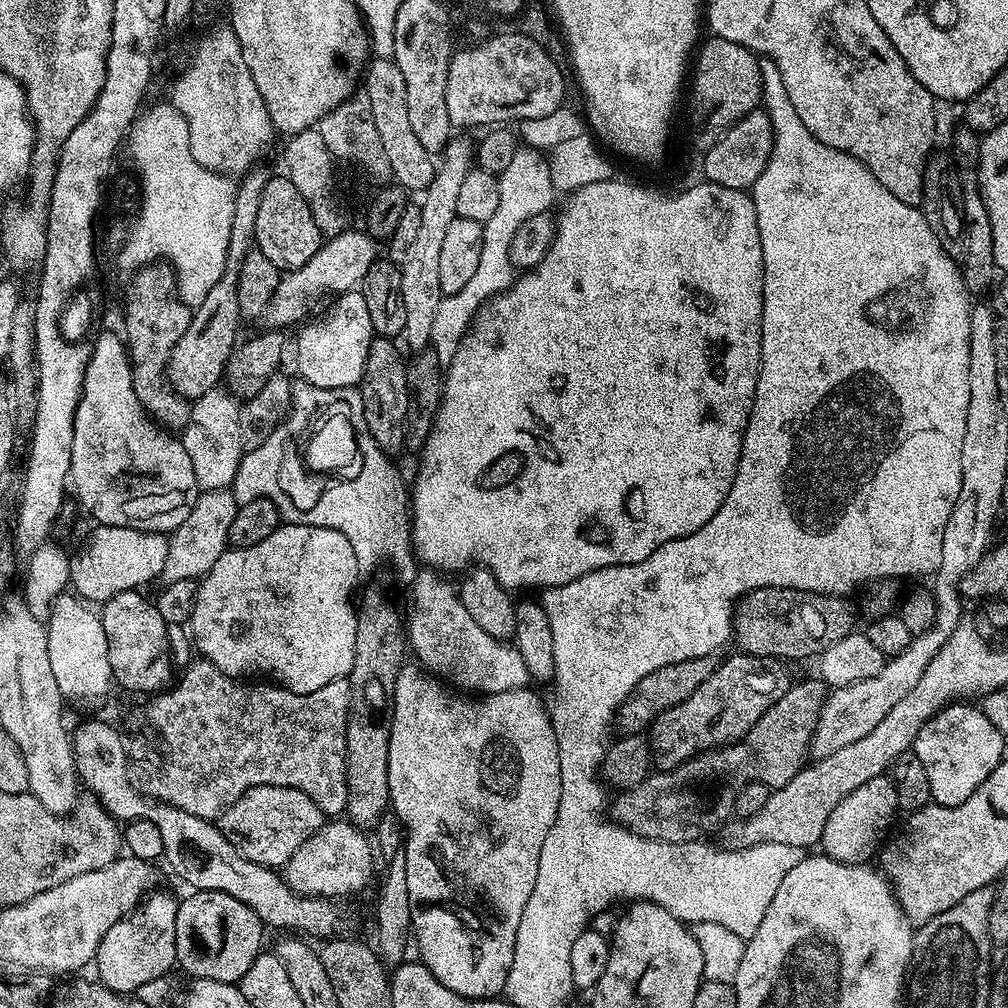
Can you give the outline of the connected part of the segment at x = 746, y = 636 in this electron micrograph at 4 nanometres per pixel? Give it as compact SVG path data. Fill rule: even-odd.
M759 588L740 597L732 618L734 644L750 656L774 656L778 660L819 657L838 638L846 638L857 627L851 599L793 588Z

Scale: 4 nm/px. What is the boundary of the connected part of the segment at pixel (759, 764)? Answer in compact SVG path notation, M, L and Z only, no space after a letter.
M813 678L813 680L804 680L801 682L794 682L786 690L786 694L782 694L782 698L778 698L778 702L774 702L774 706L770 706L770 710L766 710L766 714L762 714L762 718L758 718L758 722L754 722L754 726L741 740L735 740L732 744L725 744L722 748L711 748L709 752L699 752L698 755L690 757L686 762L682 762L676 768L667 770L653 771L642 782L638 782L638 786L633 788L626 788L617 791L617 796L610 804L610 816L615 823L621 824L626 830L630 830L634 834L638 834L642 838L650 838L657 842L663 842L665 845L669 844L689 844L691 840L698 840L707 837L707 832L715 833L735 813L736 799L738 794L748 784L765 784L768 789L775 790L786 786L786 782L790 782L790 778L794 778L800 773L800 769L805 767L806 761L810 756L810 749L812 746L812 735L816 733L816 723L820 717L820 711L824 705L824 700L828 696L829 689L826 687L823 680Z

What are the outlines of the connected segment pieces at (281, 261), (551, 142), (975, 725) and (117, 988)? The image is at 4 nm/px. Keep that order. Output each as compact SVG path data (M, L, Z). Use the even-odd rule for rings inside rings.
M269 175L266 190L262 190L262 198L258 205L254 241L258 251L266 254L266 258L270 258L274 266L278 266L284 272L293 272L296 268L306 266L306 262L314 258L321 243L322 235L314 220L314 214L297 187L284 175Z
M562 106L546 118L524 120L519 123L518 134L524 141L534 148L517 147L510 166L499 173L499 198L498 209L494 210L493 217L484 224L481 260L478 269L470 281L462 286L458 293L441 295L437 311L434 313L429 340L432 351L442 366L447 366L453 360L454 354L463 343L475 316L480 311L481 305L488 303L493 296L512 287L514 283L514 265L510 258L510 242L514 234L518 234L518 226L526 222L526 218L534 218L538 214L551 209L552 199L558 196L554 182L550 182L550 170L545 153L540 153L536 148L551 150L557 144L568 139L585 135L586 122L568 106Z
M953 702L936 716L931 716L926 726L918 730L914 750L918 754L918 762L926 766L926 782L930 782L932 799L942 806L958 806L966 802L966 798L970 798L970 794L974 794L974 790L978 790L978 786L982 786L982 782L990 778L990 774L1006 756L1004 752L1006 737L997 730L994 722L990 722L990 718L986 718L983 710L977 705L975 708L972 704L975 703Z
M154 890L148 894L134 908L131 910L131 912L126 915L123 920L118 921L114 924L114 926L110 926L110 929L107 930L106 935L104 938L102 938L102 942L99 943L98 950L96 951L96 959L94 961L94 969L96 968L98 972L97 979L99 980L99 983L103 984L104 987L110 989L112 992L118 992L121 994L132 994L136 991L139 991L140 987L142 985L149 984L150 981L153 981L154 978L162 977L167 975L170 972L170 968L174 968L176 964L176 956L177 956L177 906L179 904L179 901L177 900L177 897L172 897L166 892L160 892L161 890Z

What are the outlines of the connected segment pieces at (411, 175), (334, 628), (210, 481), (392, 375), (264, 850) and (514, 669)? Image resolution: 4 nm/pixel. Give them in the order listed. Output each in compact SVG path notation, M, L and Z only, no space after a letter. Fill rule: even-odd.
M373 59L362 72L362 94L370 102L378 139L382 142L382 150L386 150L386 162L390 162L391 179L409 193L423 193L434 178L437 161L414 134L410 113L406 110L406 78L402 78L402 70L398 70L396 61Z
M281 523L258 546L229 547L199 581L190 621L195 651L233 678L261 677L292 692L310 694L326 682L343 680L354 664L357 609L352 587L362 573L346 534L322 526Z
M217 386L202 394L202 398L191 401L190 407L192 413L187 426L182 429L182 439L186 454L190 454L190 462L194 462L196 484L205 492L213 492L219 488L231 489L240 457L246 451L240 435L241 401L231 392Z
M388 338L373 339L370 352L366 354L366 370L364 378L358 385L359 403L364 406L366 426L370 430L372 440L389 454L398 453L404 447L404 427L406 426L406 410L408 409L408 383L406 374L408 365L406 356L395 348Z
M263 784L249 788L218 817L218 827L250 862L258 862L267 868L283 869L298 846L315 836L326 823L326 817L316 804L302 790Z
M420 570L410 582L412 609L408 618L406 614L406 638L411 651L413 648L421 660L417 661L431 675L468 694L505 692L525 687L530 677L526 662L522 662L522 654L518 654L511 643L486 634L486 630L470 618L466 606L462 606L457 585L448 580L451 579L435 570Z

